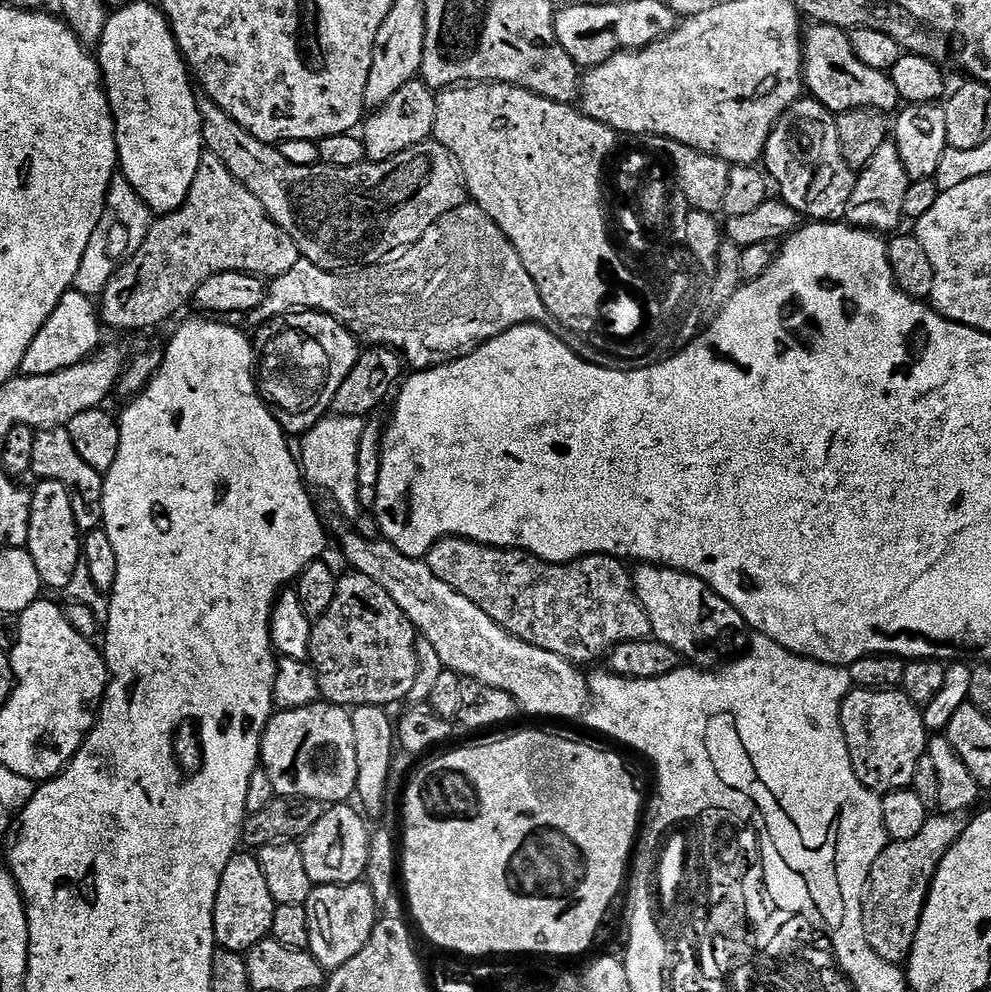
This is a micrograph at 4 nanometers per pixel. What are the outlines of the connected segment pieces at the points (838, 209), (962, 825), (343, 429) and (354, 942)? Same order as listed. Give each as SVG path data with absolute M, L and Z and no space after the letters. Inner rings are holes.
M811 98L795 100L772 128L764 147L762 164L775 191L776 188L780 191L777 192L779 199L787 202L801 217L812 222L840 222L845 219L857 173L842 156L836 116L826 105Z
M932 814L926 826L915 838L893 840L878 854L874 866L868 875L868 886L864 889L864 939L870 942L870 950L891 964L903 965L907 961L914 946L914 938L918 934L918 926L922 918L924 903L928 901L928 891L932 880L936 877L942 858L954 846L954 842L966 830L969 817L964 814Z
M329 414L310 431L303 433L304 440L298 444L298 463L302 475L313 489L321 488L332 495L340 512L349 518L360 515L358 502L358 444L361 441L365 421L359 416L338 416ZM316 487L316 488L315 488Z
M366 882L354 884L318 884L313 887L308 903L304 905L306 919L310 925L310 942L307 951L326 970L346 966L362 946L370 942L378 919L378 901L374 890Z

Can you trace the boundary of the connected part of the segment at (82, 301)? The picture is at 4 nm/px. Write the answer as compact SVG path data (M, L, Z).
M68 291L60 299L58 306L54 306L54 314L46 318L46 326L42 326L38 334L34 334L34 342L30 342L26 358L22 358L20 372L26 376L45 376L82 363L101 347L100 328L102 329L102 321L97 305L81 292Z

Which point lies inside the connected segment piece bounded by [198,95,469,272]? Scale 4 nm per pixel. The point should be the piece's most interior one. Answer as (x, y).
(340, 218)

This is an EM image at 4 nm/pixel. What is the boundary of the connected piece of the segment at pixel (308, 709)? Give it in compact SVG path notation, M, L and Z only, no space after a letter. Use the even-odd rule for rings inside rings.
M327 702L277 711L268 719L266 730L260 735L260 764L262 771L270 778L270 786L274 786L277 797L310 798L325 806L351 801L356 796L358 782L358 754L354 750L351 711Z

